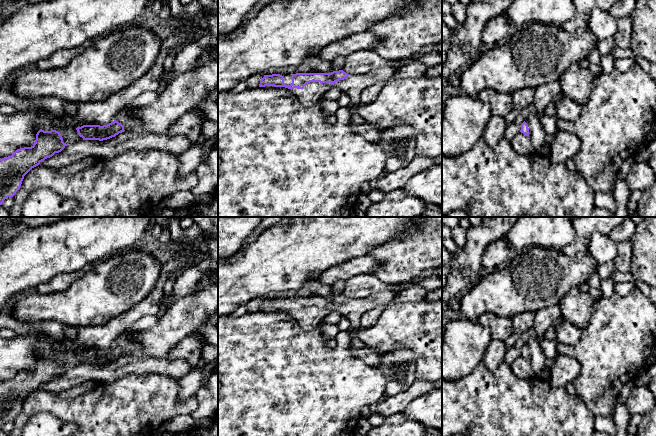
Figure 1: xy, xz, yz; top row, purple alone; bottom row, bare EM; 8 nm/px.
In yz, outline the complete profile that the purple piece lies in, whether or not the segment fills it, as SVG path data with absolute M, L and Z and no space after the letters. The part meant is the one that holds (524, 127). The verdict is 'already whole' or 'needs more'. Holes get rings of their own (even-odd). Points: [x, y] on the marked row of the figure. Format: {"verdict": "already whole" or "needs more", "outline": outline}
{"verdict": "needs more", "outline": "M530 113L525 121L521 124L520 132L530 138L533 148L536 152L545 143L545 130L542 125L542 120L540 120L536 114Z"}

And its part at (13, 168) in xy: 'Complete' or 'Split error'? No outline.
Complete

